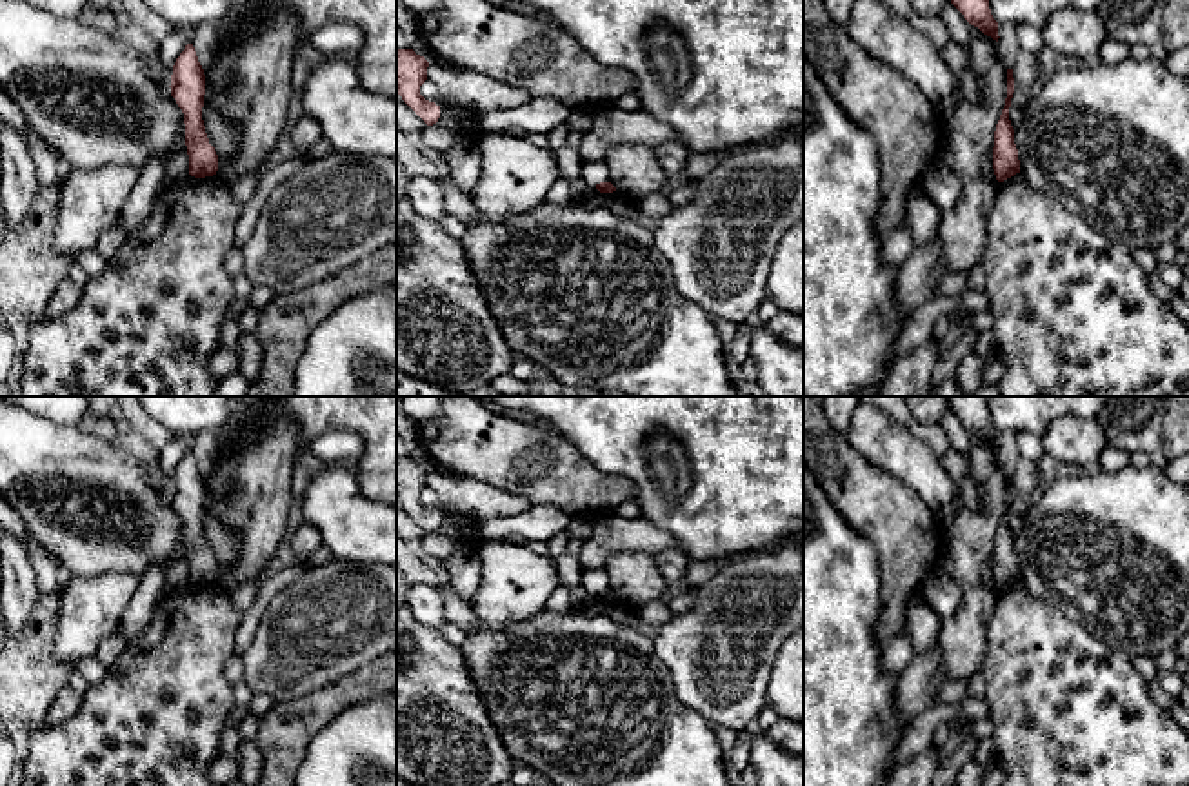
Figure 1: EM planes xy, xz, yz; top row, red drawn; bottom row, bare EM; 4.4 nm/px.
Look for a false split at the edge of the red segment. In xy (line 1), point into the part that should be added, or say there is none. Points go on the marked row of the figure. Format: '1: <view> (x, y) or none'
1: none

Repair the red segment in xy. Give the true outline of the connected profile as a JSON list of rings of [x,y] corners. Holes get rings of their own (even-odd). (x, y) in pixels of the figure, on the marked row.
[[[187,44],[173,66],[171,96],[184,113],[189,175],[213,176],[218,171],[218,155],[209,144],[202,120],[205,75],[193,44]]]

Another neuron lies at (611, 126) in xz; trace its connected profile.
[[[620,107],[600,109],[593,126],[585,131],[578,153],[584,164],[602,162],[607,149],[616,144],[640,144],[654,147],[664,142],[678,140],[676,129],[654,120],[644,109],[625,113]]]

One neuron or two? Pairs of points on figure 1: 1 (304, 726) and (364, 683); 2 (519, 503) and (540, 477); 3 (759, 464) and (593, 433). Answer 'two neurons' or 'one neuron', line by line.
1: one neuron
2: two neurons
3: one neuron

